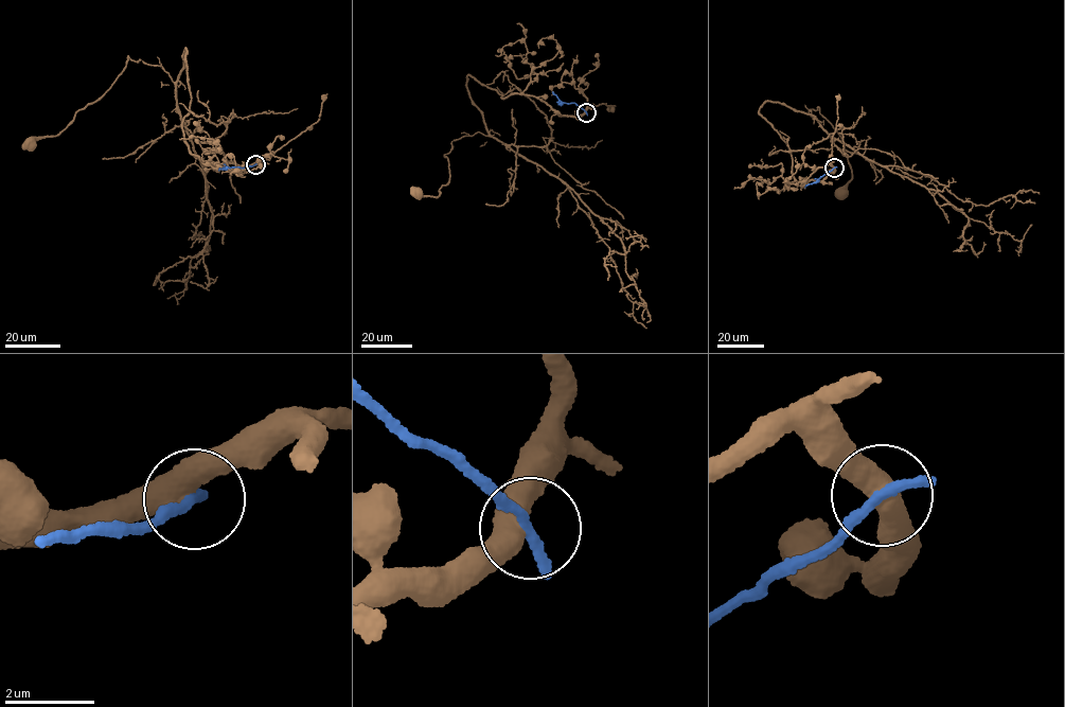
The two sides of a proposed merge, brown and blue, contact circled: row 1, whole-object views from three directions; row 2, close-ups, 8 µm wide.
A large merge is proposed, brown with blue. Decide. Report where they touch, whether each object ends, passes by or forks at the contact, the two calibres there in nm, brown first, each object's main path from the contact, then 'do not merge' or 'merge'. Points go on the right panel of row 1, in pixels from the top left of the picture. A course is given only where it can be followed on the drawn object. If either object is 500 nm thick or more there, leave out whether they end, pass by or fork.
(834, 168) | brown passes by | blue ends | 480/280 nm | brown via (834, 168), (799, 182), (759, 107), (776, 102), (816, 119), (809, 111), (818, 107), (851, 171), (840, 193) | blue via (834, 168), (804, 188) | do not merge

